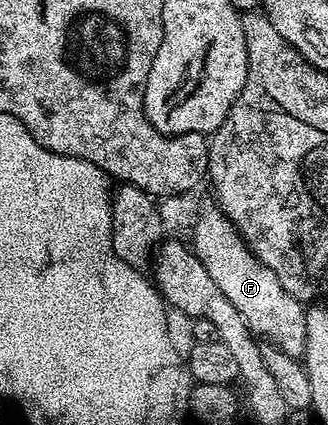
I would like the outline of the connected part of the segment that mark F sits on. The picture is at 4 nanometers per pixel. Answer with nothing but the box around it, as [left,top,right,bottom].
[192,209,307,359]

